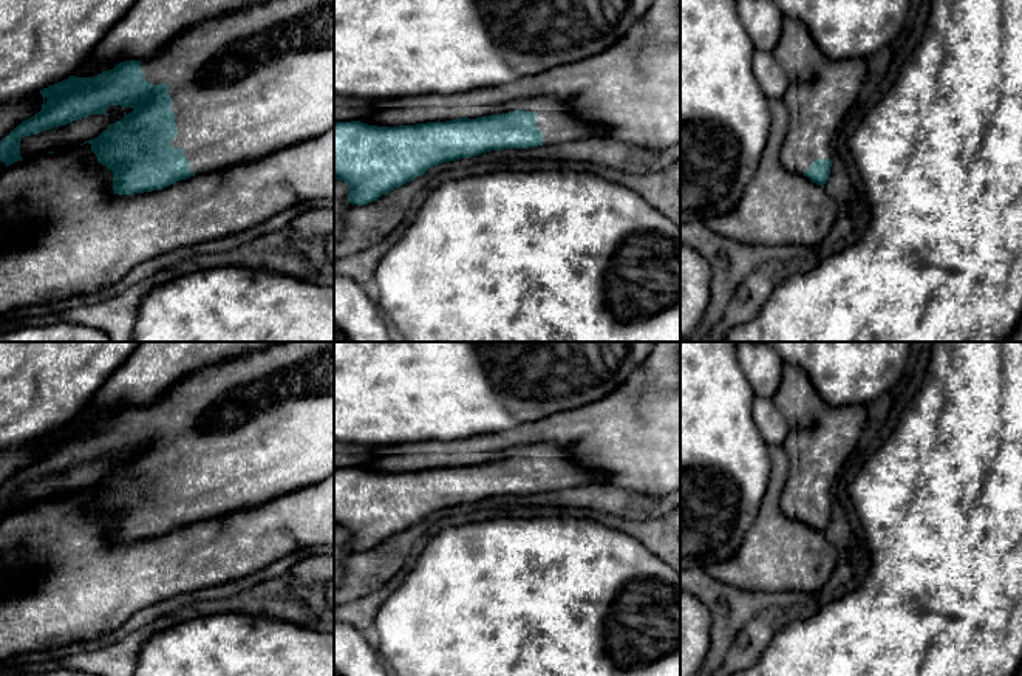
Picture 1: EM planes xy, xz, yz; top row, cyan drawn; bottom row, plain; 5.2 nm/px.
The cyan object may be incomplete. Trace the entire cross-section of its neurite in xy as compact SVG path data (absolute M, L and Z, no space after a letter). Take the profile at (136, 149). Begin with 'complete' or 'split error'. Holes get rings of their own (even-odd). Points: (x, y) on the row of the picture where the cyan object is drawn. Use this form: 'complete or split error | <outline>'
split error | M267 0L243 6L216 19L190 26L152 57L121 62L113 70L102 71L93 77L70 76L62 82L40 90L40 94L43 97L42 110L32 118L23 121L0 141L0 161L3 161L6 167L23 159L20 156L20 141L25 136L62 127L91 114L108 114L107 108L111 105L121 105L122 110L130 107L133 111L128 114L124 111L124 118L121 121L110 124L97 138L85 141L83 144L88 142L91 145L91 152L97 156L97 162L113 172L113 190L118 195L162 190L164 187L190 176L216 172L246 161L257 161L277 150L320 136L334 127L334 0Z

